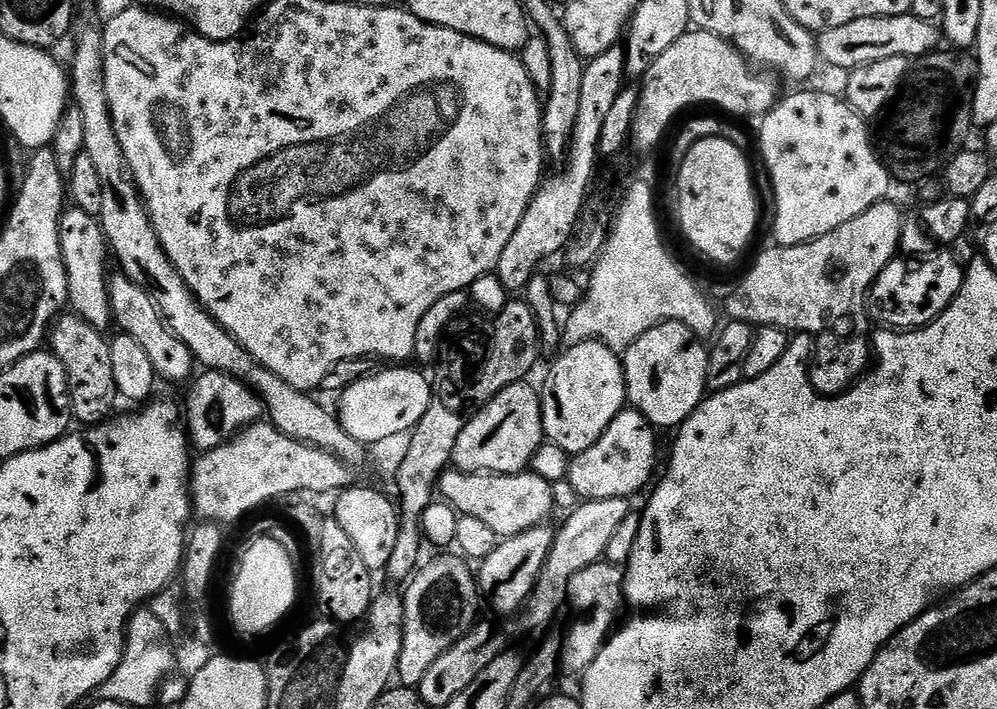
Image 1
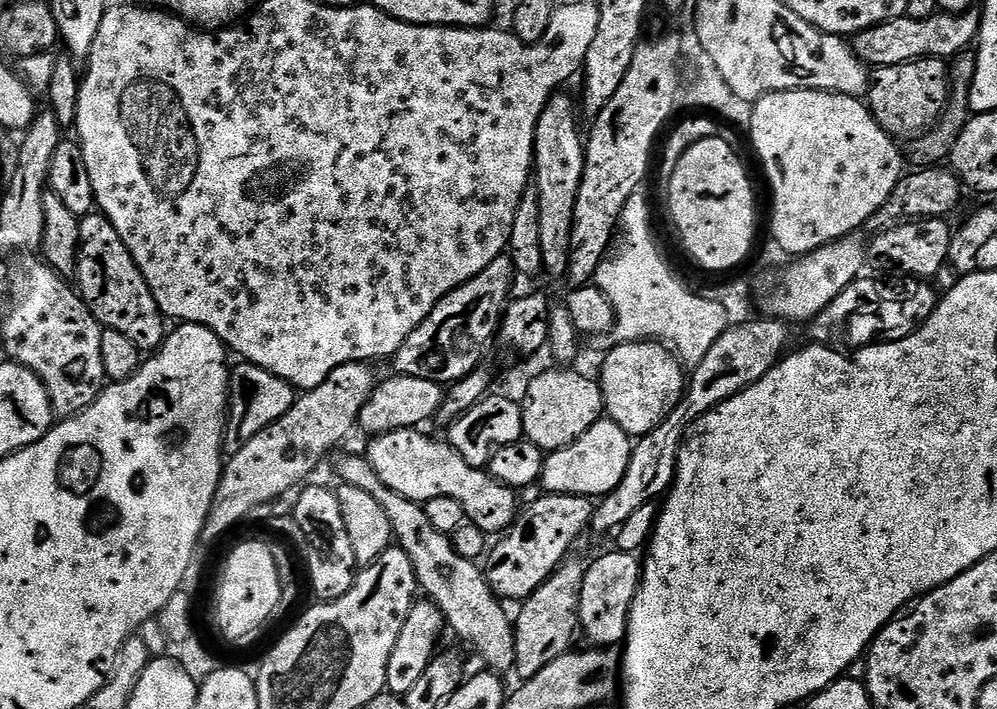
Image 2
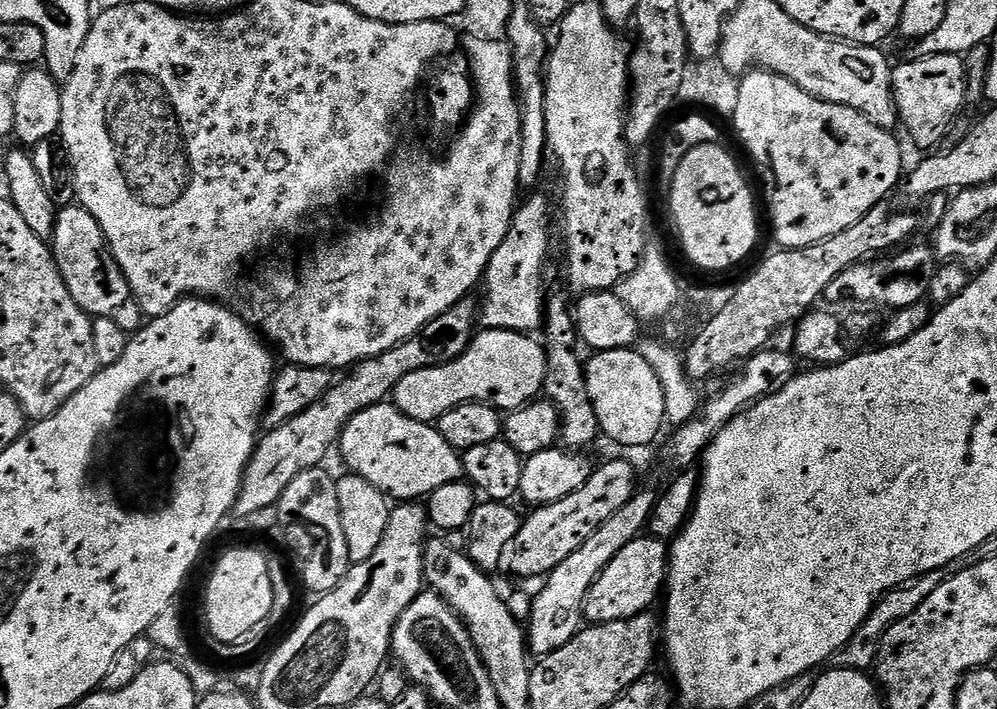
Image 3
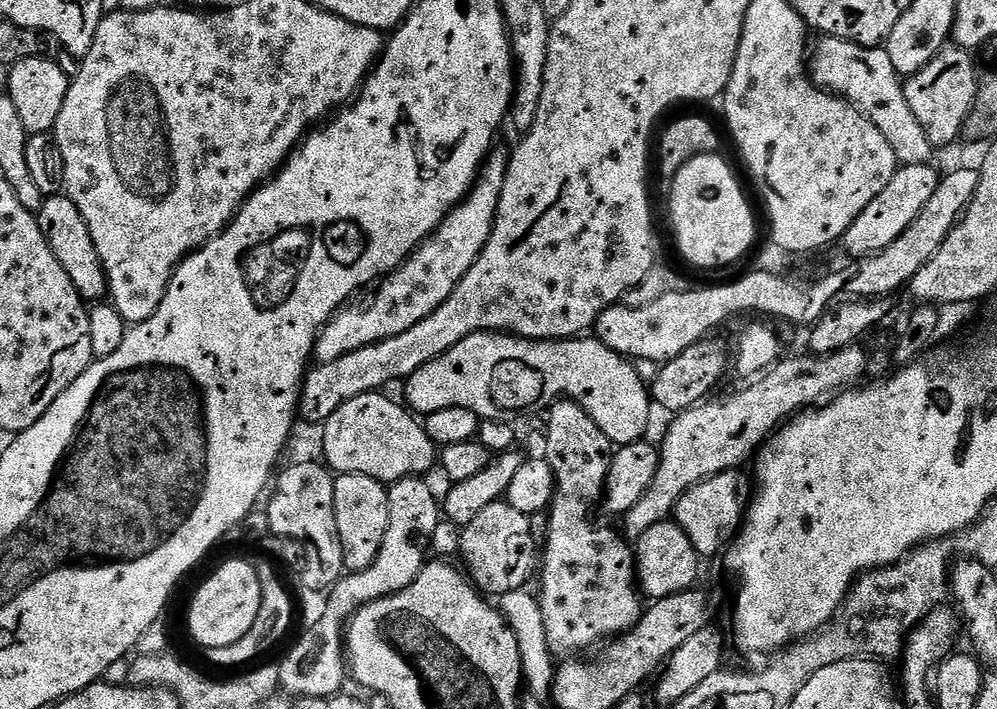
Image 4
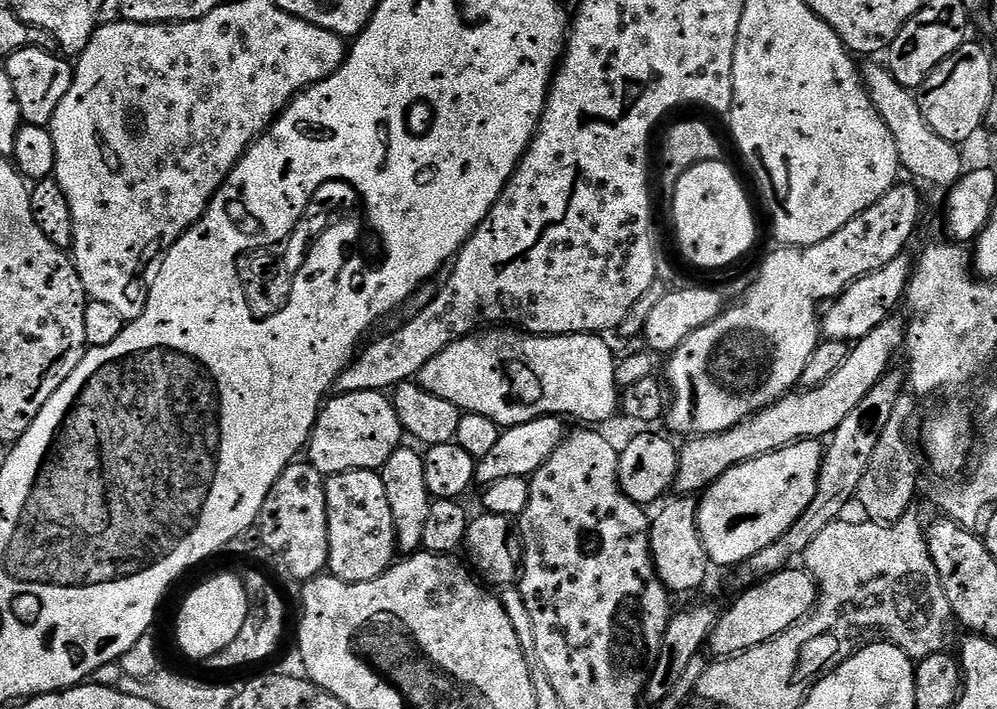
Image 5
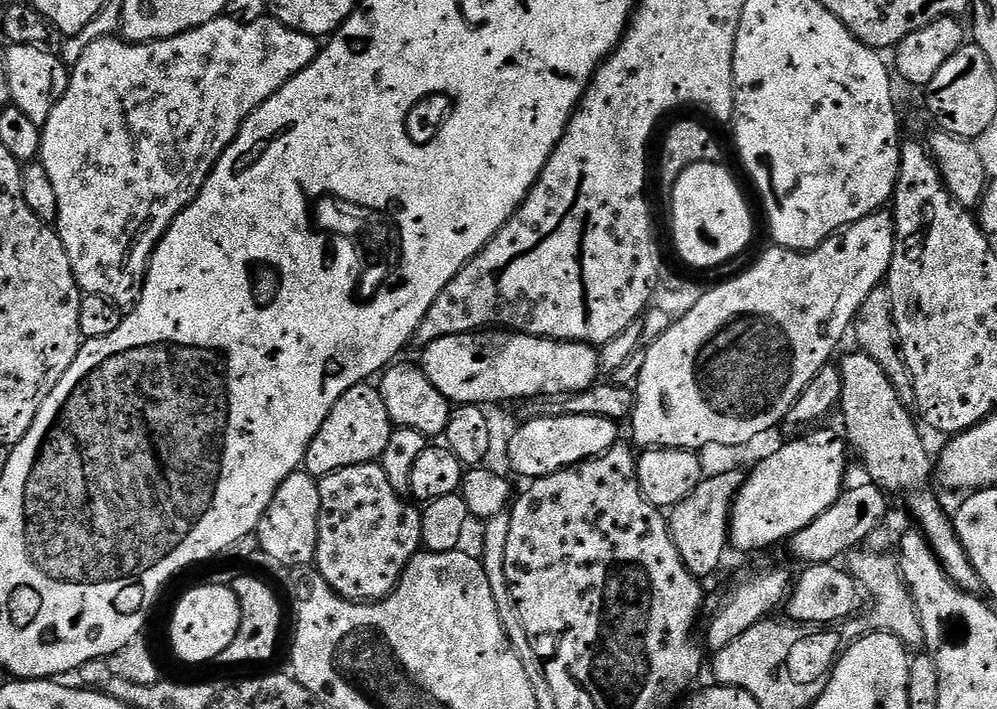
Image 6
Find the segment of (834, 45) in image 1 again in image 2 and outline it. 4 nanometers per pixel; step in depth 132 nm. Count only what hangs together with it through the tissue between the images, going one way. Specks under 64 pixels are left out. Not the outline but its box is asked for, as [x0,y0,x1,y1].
[851,10,981,69]

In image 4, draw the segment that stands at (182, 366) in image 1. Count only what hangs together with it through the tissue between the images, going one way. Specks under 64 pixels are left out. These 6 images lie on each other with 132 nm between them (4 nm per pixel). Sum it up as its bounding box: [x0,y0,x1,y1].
[36,194,108,302]

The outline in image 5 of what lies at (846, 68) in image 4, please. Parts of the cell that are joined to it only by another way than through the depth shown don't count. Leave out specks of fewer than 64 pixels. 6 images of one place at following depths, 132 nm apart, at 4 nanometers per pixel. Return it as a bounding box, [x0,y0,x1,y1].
[863,62,966,190]

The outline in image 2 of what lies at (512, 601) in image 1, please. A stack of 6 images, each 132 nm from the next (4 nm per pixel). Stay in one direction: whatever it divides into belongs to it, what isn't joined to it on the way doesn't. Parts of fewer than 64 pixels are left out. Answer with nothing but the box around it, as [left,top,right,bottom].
[486,494,593,602]

